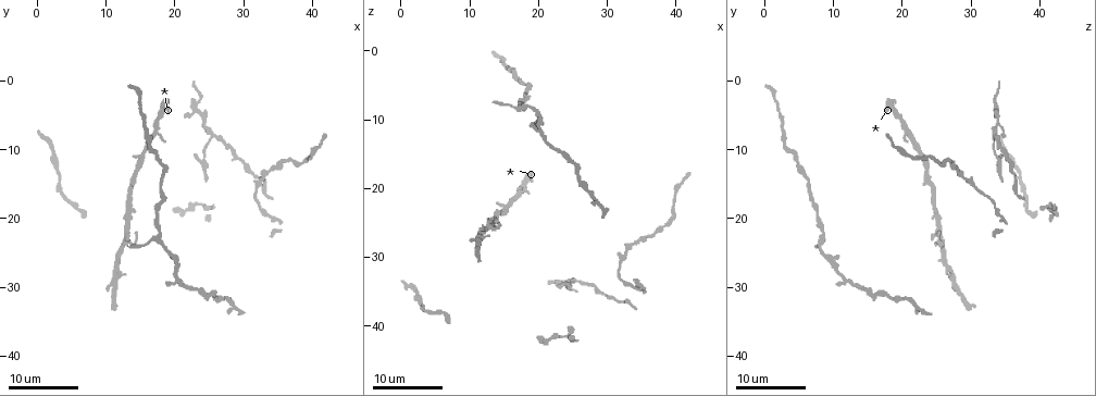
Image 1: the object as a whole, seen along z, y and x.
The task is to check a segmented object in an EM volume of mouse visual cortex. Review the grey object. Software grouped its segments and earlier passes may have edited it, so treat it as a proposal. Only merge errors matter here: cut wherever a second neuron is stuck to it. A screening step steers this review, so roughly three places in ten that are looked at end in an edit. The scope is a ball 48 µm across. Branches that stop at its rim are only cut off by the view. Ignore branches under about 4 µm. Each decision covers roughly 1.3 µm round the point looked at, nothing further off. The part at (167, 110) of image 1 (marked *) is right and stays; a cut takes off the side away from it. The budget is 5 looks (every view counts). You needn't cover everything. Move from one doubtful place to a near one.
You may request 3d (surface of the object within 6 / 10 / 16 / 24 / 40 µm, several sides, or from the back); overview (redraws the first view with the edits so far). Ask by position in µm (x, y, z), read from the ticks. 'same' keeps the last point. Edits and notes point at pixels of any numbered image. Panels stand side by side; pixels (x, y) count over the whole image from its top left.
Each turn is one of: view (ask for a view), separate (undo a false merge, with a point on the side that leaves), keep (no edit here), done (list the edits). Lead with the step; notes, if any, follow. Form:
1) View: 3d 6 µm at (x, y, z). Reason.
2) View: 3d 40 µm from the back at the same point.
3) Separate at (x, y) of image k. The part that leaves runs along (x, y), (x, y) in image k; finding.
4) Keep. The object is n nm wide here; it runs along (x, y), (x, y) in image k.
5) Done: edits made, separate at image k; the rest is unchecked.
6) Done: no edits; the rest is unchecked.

View: 3d 16 µm at (17.0, 7.5, 20.5). Small branch off a trunk.

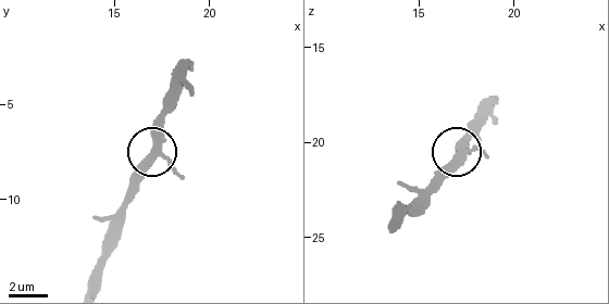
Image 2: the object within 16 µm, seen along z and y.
View: 3d 10 µm at the same point.

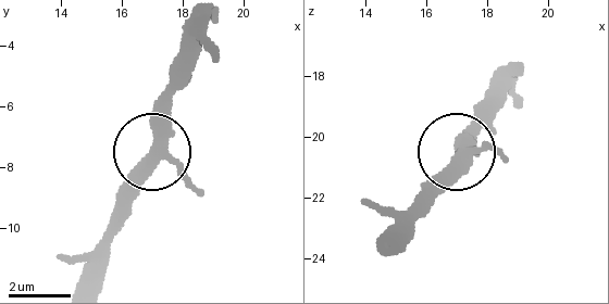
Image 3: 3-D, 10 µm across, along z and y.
Keep. 3 arms meet here; it runs along (516, 73), (440, 172), (437, 195) in image 3; continuous, no second neuron.

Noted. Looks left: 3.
View: 3d 16 µm at (15.0, 11.5, 23.5).

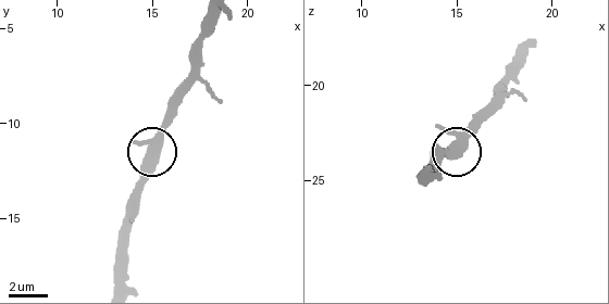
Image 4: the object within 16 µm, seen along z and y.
View: 3d 6 µm at (15.1, 11.6, 23.7).

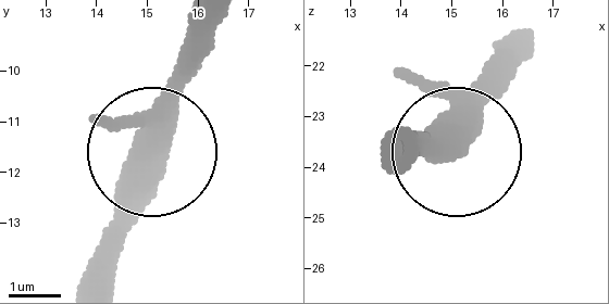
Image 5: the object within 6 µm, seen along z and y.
Keep. All the same neuron.

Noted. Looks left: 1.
Done: no edits; the rest is unchecked.

